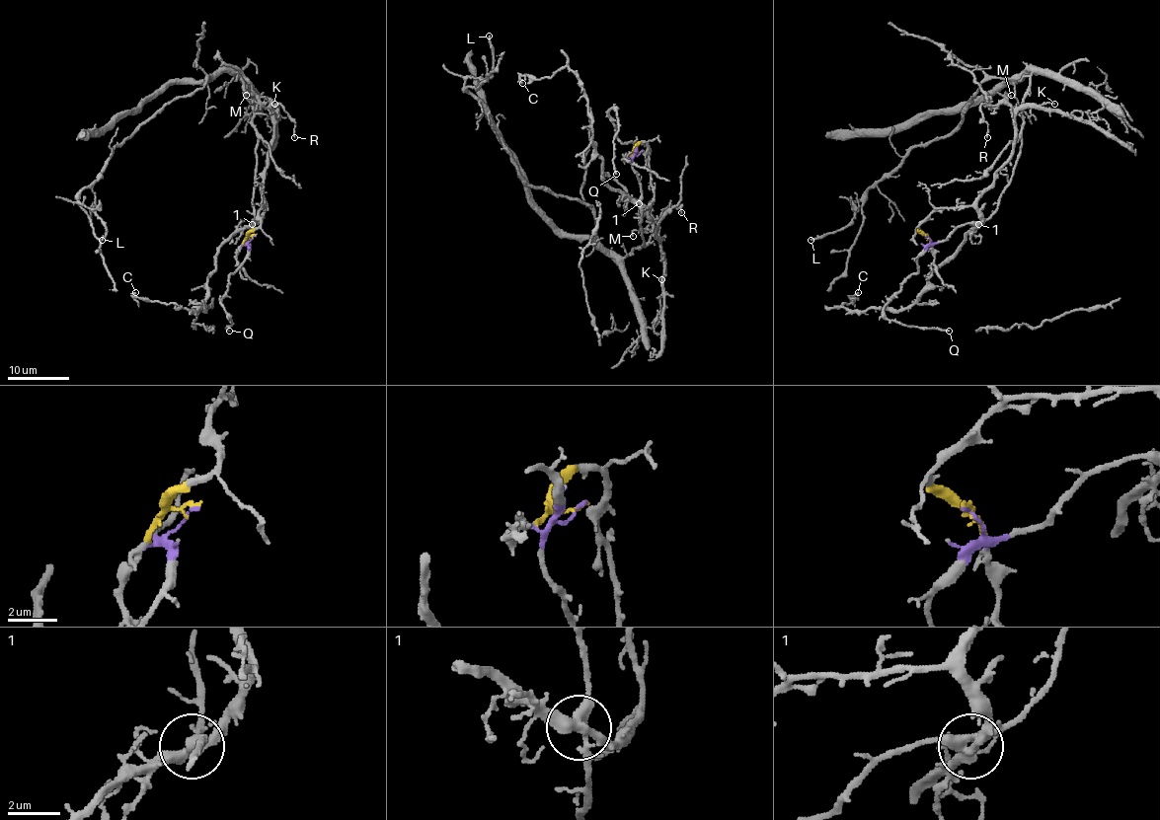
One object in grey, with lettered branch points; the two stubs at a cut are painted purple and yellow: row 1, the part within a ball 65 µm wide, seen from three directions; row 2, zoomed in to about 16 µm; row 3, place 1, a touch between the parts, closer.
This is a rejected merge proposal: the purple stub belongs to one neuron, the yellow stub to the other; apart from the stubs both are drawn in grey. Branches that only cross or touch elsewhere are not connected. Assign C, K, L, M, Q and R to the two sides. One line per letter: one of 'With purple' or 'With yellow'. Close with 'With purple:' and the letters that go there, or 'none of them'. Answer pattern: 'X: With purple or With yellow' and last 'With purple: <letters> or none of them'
C: With yellow
K: With yellow
L: With purple
M: With yellow
Q: With purple
R: With yellow
With purple: L, Q

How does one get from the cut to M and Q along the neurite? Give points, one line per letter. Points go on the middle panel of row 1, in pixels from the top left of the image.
M: (642, 152), (640, 142), (648, 146), (654, 196), (648, 216), (659, 241), (649, 230), (632, 236)
Q: (642, 152), (635, 153), (632, 142), (618, 139), (608, 115), (611, 109), (618, 128), (612, 164), (617, 173)

